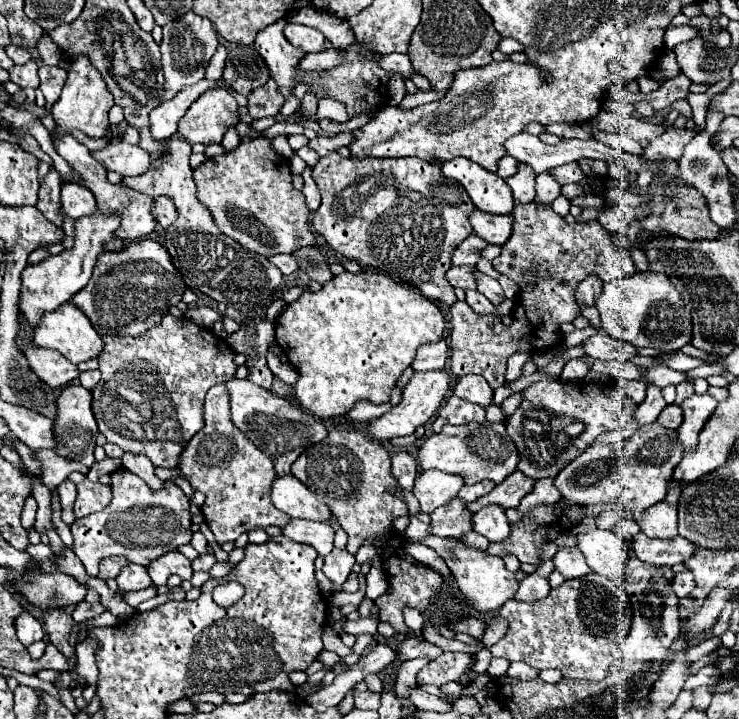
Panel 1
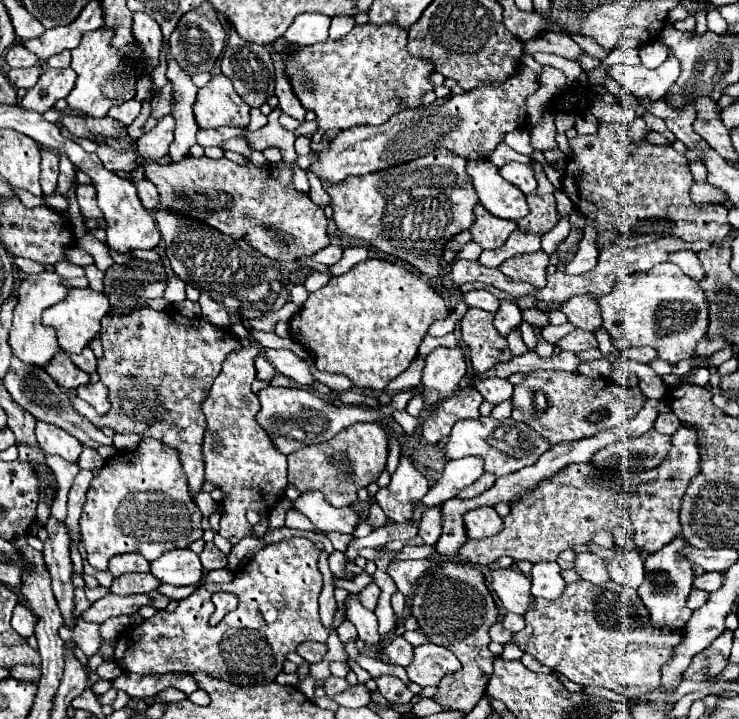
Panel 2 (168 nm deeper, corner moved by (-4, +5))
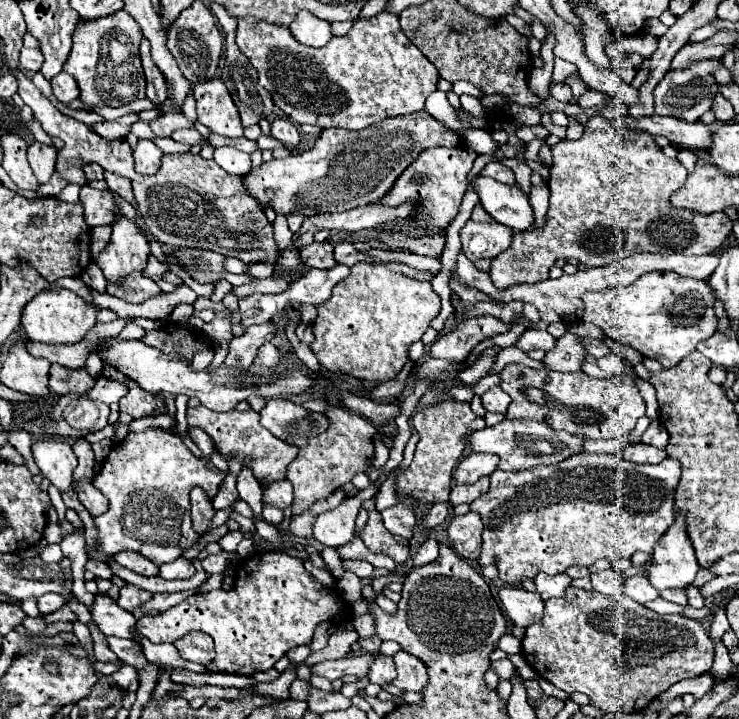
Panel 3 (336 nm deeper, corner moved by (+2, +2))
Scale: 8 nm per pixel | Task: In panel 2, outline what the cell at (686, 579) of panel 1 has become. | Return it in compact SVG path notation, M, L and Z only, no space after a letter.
M703 573L703 575L695 577L695 583L693 585L697 589L701 589L701 591L713 593L713 591L717 591L723 585L723 575L721 573Z

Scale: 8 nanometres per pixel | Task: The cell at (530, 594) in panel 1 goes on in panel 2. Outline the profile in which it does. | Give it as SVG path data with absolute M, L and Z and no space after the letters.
M537 563L533 565L531 571L531 593L535 597L543 597L543 599L559 599L559 595L565 589L565 581L561 577L561 569L557 563Z

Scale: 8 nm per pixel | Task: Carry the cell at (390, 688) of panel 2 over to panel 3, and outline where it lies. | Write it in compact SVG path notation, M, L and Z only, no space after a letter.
M379 656L377 662L373 662L371 670L369 670L369 680L373 684L379 684L379 686L387 686L391 684L395 678L395 664L393 664L393 658L391 656Z

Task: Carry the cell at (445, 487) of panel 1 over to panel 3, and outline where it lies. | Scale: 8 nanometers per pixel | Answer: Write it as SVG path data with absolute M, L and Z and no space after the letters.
M469 454L459 460L457 468L453 470L455 484L475 484L481 476L493 474L497 468L495 454Z

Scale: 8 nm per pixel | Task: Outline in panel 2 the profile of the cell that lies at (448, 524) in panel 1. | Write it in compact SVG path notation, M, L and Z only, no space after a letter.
M431 507L423 513L423 519L419 523L419 537L425 541L425 545L435 545L441 535L441 507Z

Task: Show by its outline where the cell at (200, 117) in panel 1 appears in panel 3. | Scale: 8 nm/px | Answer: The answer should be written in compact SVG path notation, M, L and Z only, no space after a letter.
M219 78L201 82L193 88L197 100L197 118L211 132L237 138L243 136L241 118L237 106L231 100L225 84Z

